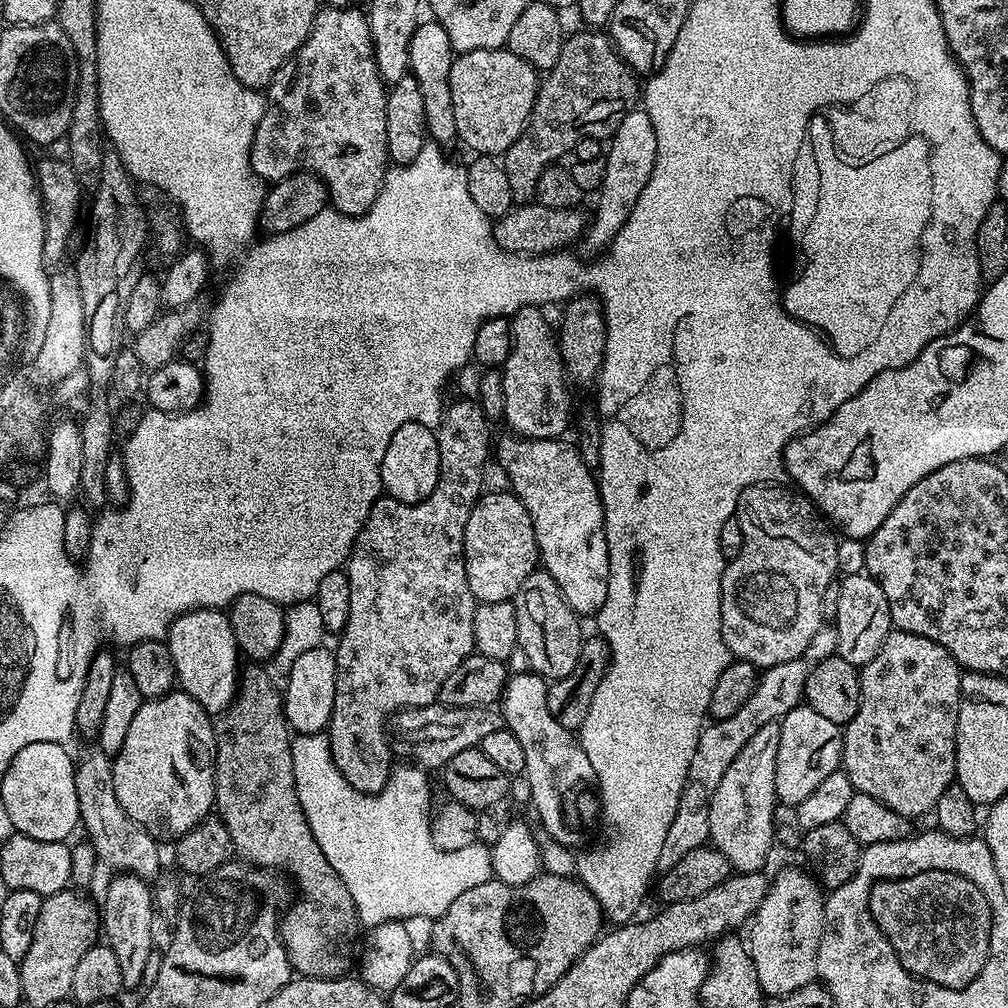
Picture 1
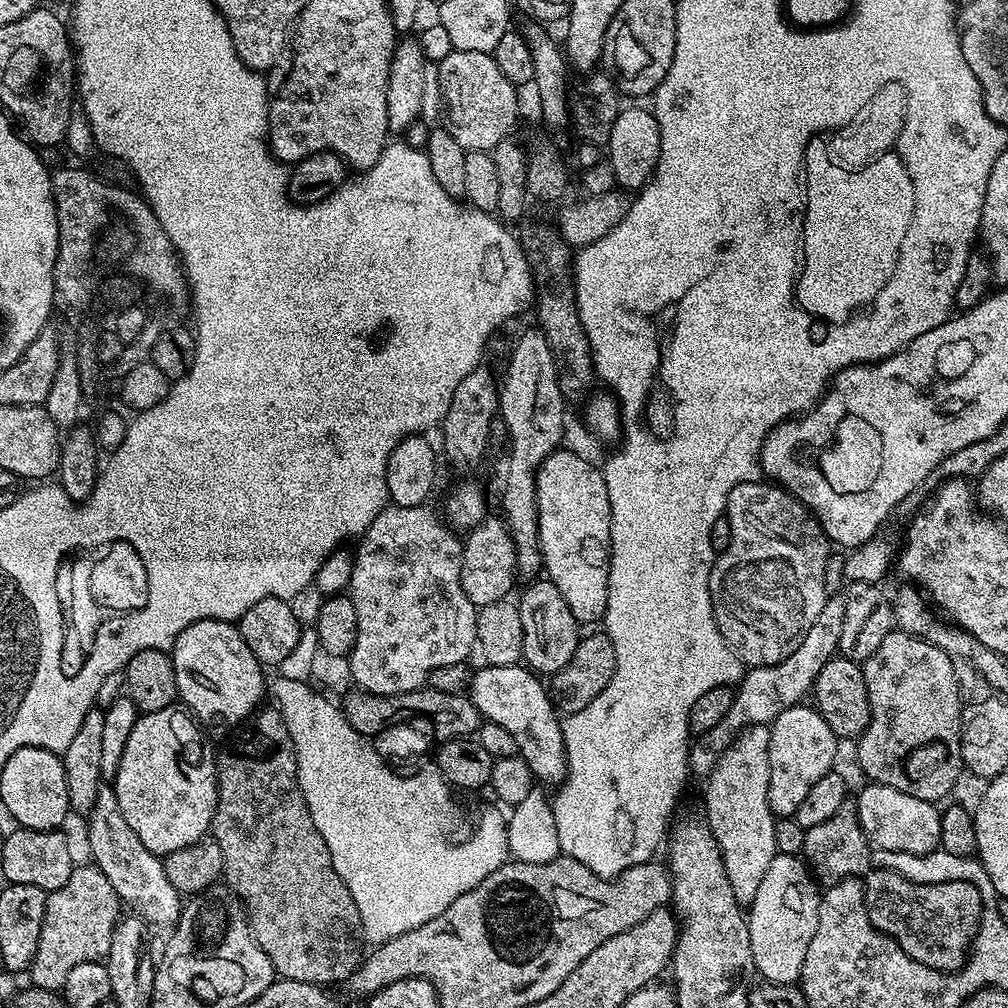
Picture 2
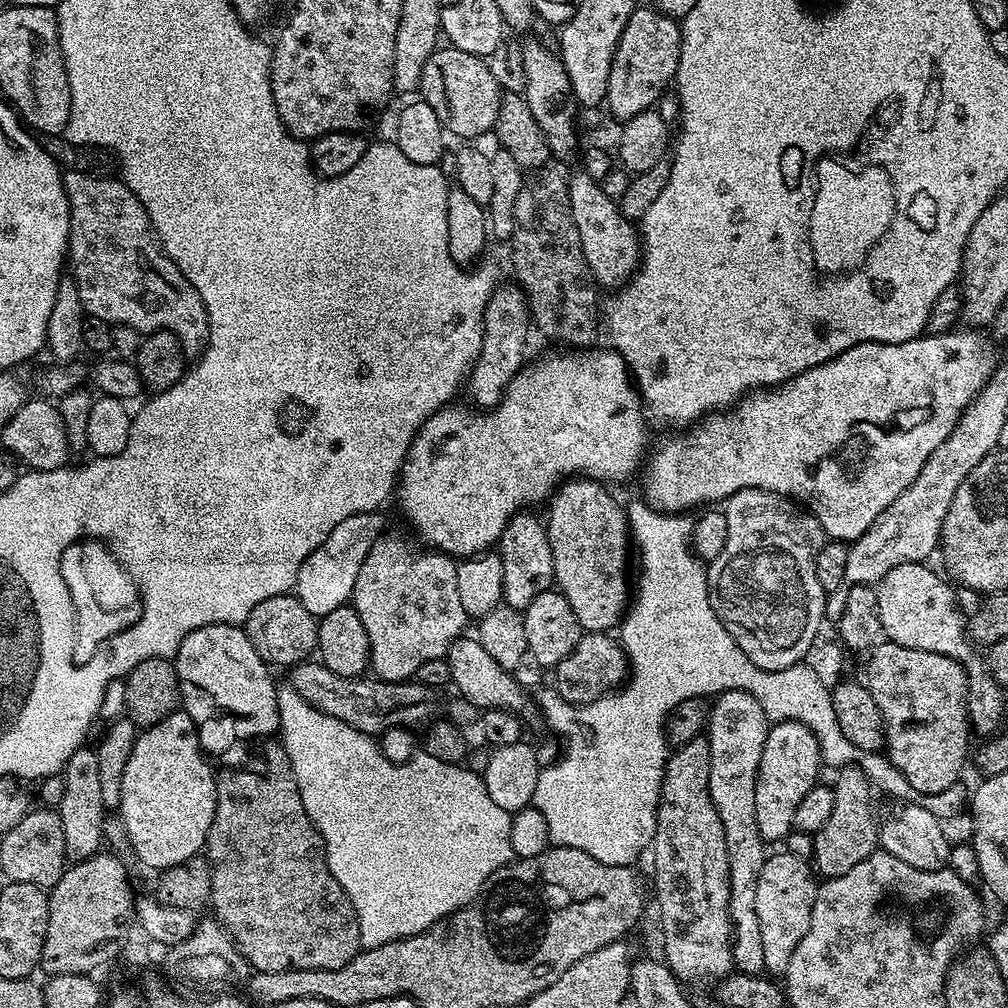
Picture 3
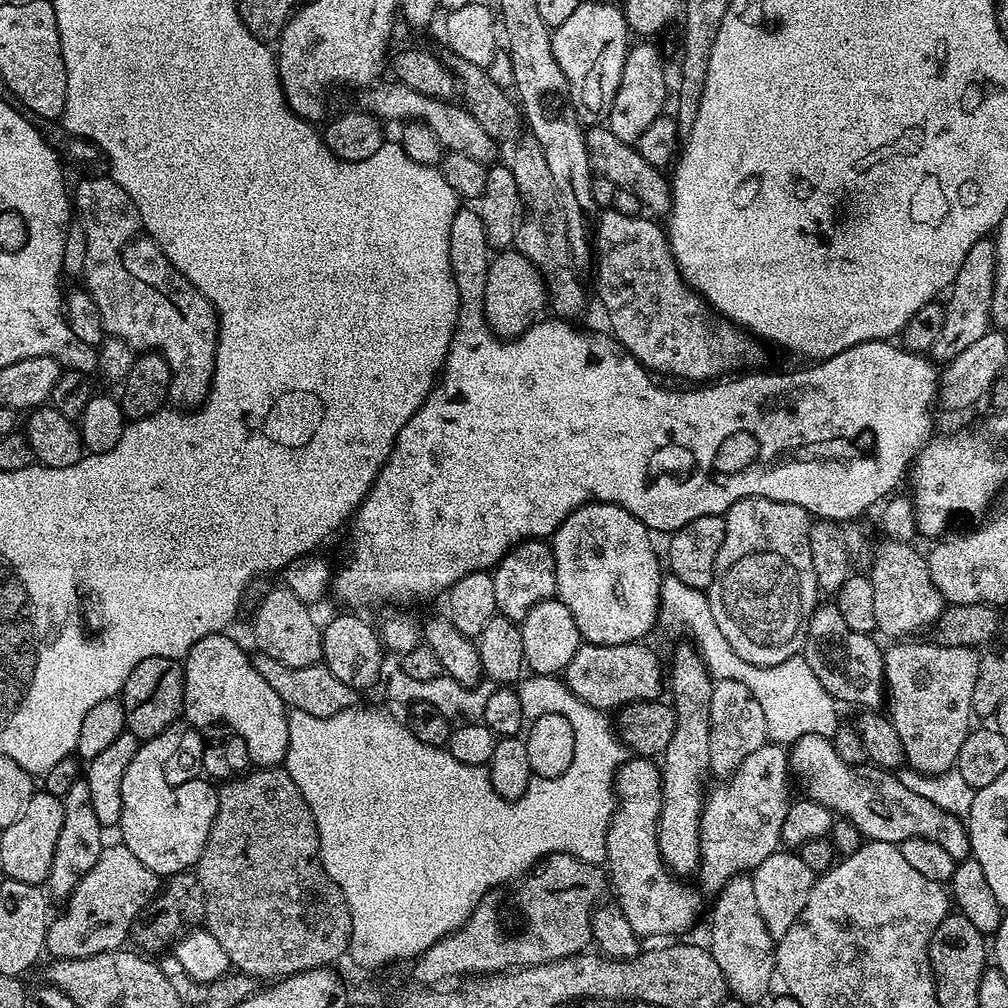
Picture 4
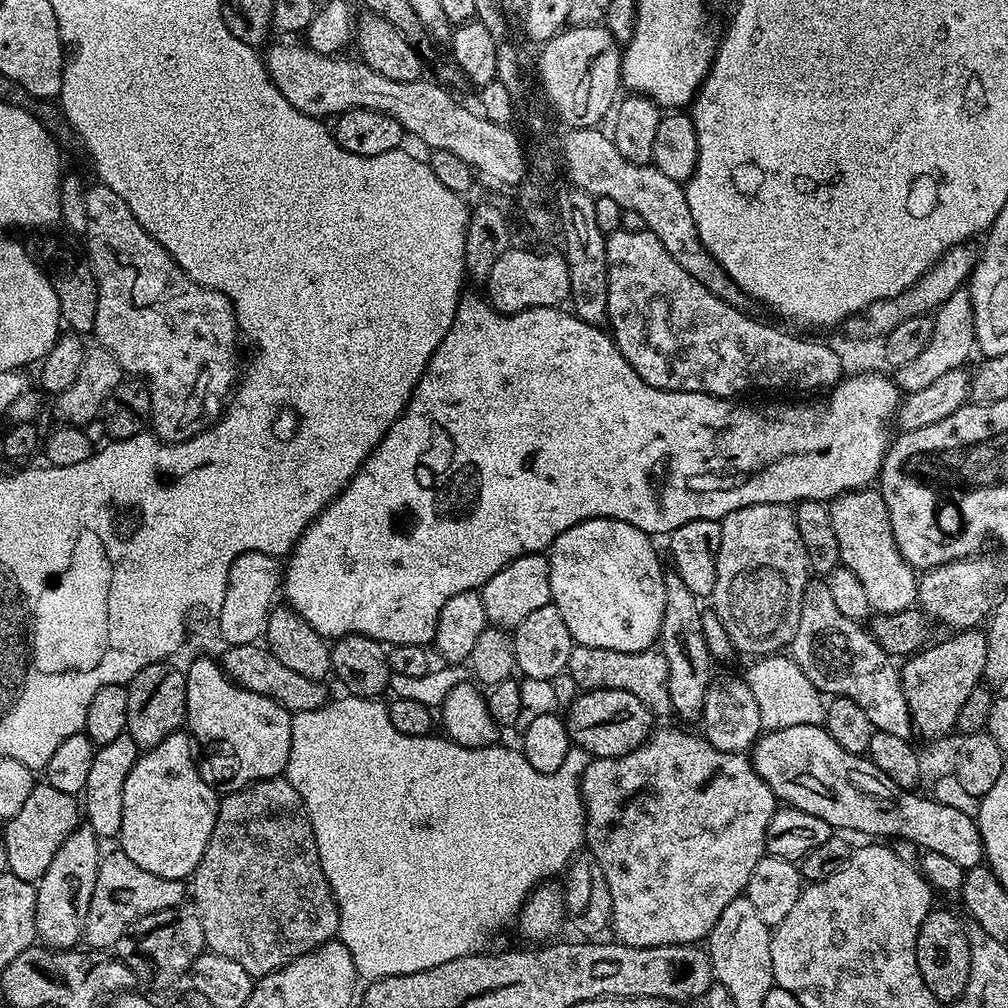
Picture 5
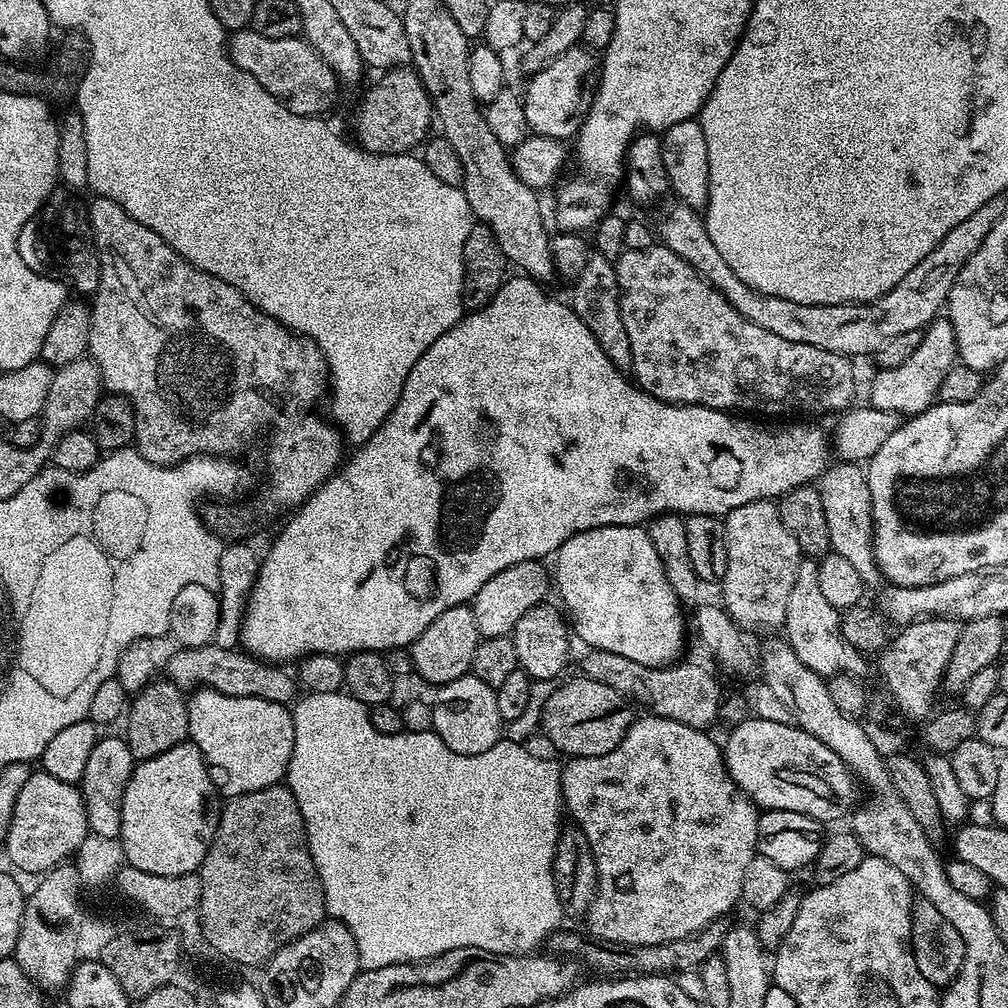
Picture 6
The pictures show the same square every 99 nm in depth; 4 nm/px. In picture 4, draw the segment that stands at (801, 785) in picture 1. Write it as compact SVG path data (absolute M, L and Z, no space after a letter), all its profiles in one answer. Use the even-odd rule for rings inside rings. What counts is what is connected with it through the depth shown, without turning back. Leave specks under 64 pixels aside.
M766 742L754 754L745 758L730 778L725 779L716 789L709 791L704 798L704 813L700 819L700 884L709 894L715 894L730 882L730 878L751 873L759 864L766 862L770 854L781 847L782 822L790 803L790 756L781 745Z

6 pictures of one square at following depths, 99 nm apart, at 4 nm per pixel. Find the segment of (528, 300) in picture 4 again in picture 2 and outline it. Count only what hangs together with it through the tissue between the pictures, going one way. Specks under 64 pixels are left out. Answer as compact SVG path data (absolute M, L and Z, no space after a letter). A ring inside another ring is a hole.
M481 366L466 374L454 390L454 398L450 402L450 410L446 414L442 431L444 431L444 452L448 460L464 472L472 468L484 456L488 448L488 439L492 436L492 423L497 423L500 411L500 390L498 376L491 372L487 366Z

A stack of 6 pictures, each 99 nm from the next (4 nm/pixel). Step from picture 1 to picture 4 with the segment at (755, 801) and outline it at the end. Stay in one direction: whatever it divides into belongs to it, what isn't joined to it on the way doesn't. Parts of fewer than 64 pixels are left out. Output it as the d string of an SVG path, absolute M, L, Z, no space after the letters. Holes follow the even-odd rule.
M718 680L713 683L710 698L710 772L713 777L724 778L736 771L754 750L758 750L768 740L766 714L758 706L758 698L750 694L742 682ZM741 874L730 878L726 886L715 893L716 905L712 908L712 944L710 951L714 962L722 969L728 983L728 991L745 1005L752 1006L768 992L776 976L776 950L774 937L766 930L758 901L754 895L751 875Z

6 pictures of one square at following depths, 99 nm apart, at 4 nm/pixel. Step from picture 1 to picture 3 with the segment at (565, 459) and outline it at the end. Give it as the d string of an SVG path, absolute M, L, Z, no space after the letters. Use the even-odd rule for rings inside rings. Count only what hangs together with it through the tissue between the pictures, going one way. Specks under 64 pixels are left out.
M569 478L556 489L551 497L550 503L547 505L548 516L546 515L546 527L548 529L548 541L550 542L550 550L554 554L554 577L558 590L570 602L570 610L574 610L574 614L578 618L581 629L584 632L608 632L615 629L619 625L629 603L630 603L630 576L628 580L628 548L630 552L630 529L628 527L628 517L625 509L620 508L620 504L607 492L605 485L598 480L589 480L587 478Z

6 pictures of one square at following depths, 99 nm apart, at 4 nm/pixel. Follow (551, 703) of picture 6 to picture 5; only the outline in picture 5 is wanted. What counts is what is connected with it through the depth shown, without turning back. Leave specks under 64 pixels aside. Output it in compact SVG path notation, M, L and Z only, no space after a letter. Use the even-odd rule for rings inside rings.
M594 688L579 693L580 697L572 704L572 709L566 713L566 723L569 738L575 747L583 748L589 757L605 760L633 752L639 744L643 744L654 731L654 713L651 712L634 694L626 694L626 690L610 690L609 688Z

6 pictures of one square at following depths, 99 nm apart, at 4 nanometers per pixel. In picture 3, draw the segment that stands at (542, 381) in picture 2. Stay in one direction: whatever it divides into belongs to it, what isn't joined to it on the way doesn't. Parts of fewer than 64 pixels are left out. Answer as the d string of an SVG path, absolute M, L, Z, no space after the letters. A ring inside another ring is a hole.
M521 510L509 518L498 541L498 555L502 561L503 603L507 607L521 610L528 608L530 602L538 598L538 594L549 591L556 575L545 521L528 512L531 511Z

